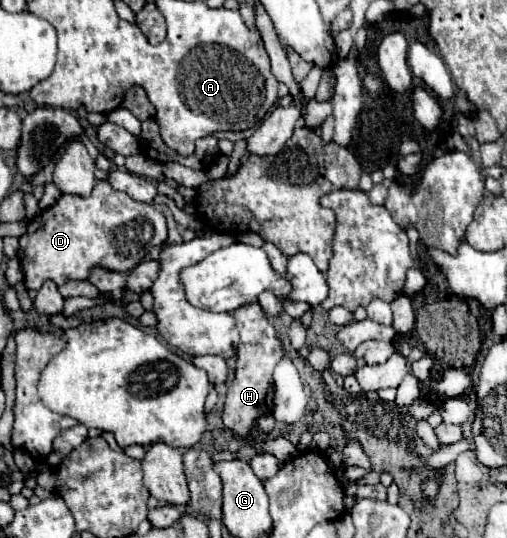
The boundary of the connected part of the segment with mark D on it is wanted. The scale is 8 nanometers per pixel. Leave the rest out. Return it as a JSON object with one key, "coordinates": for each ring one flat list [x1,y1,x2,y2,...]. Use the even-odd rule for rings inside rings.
{"coordinates":[[97,181,93,193,89,197,79,197,79,195,61,195,61,199,35,215,33,219,27,221,27,233,19,239,19,249,17,257,23,269,23,283,25,289,39,289,47,279,51,279,55,285,63,285,71,279,87,281,91,269,109,269,109,271,119,271,127,273,135,269,141,261,147,259,149,251,157,245,161,245,167,239,167,223,165,215,157,211,153,205,145,203,135,203,127,193,113,189,107,181]]}

